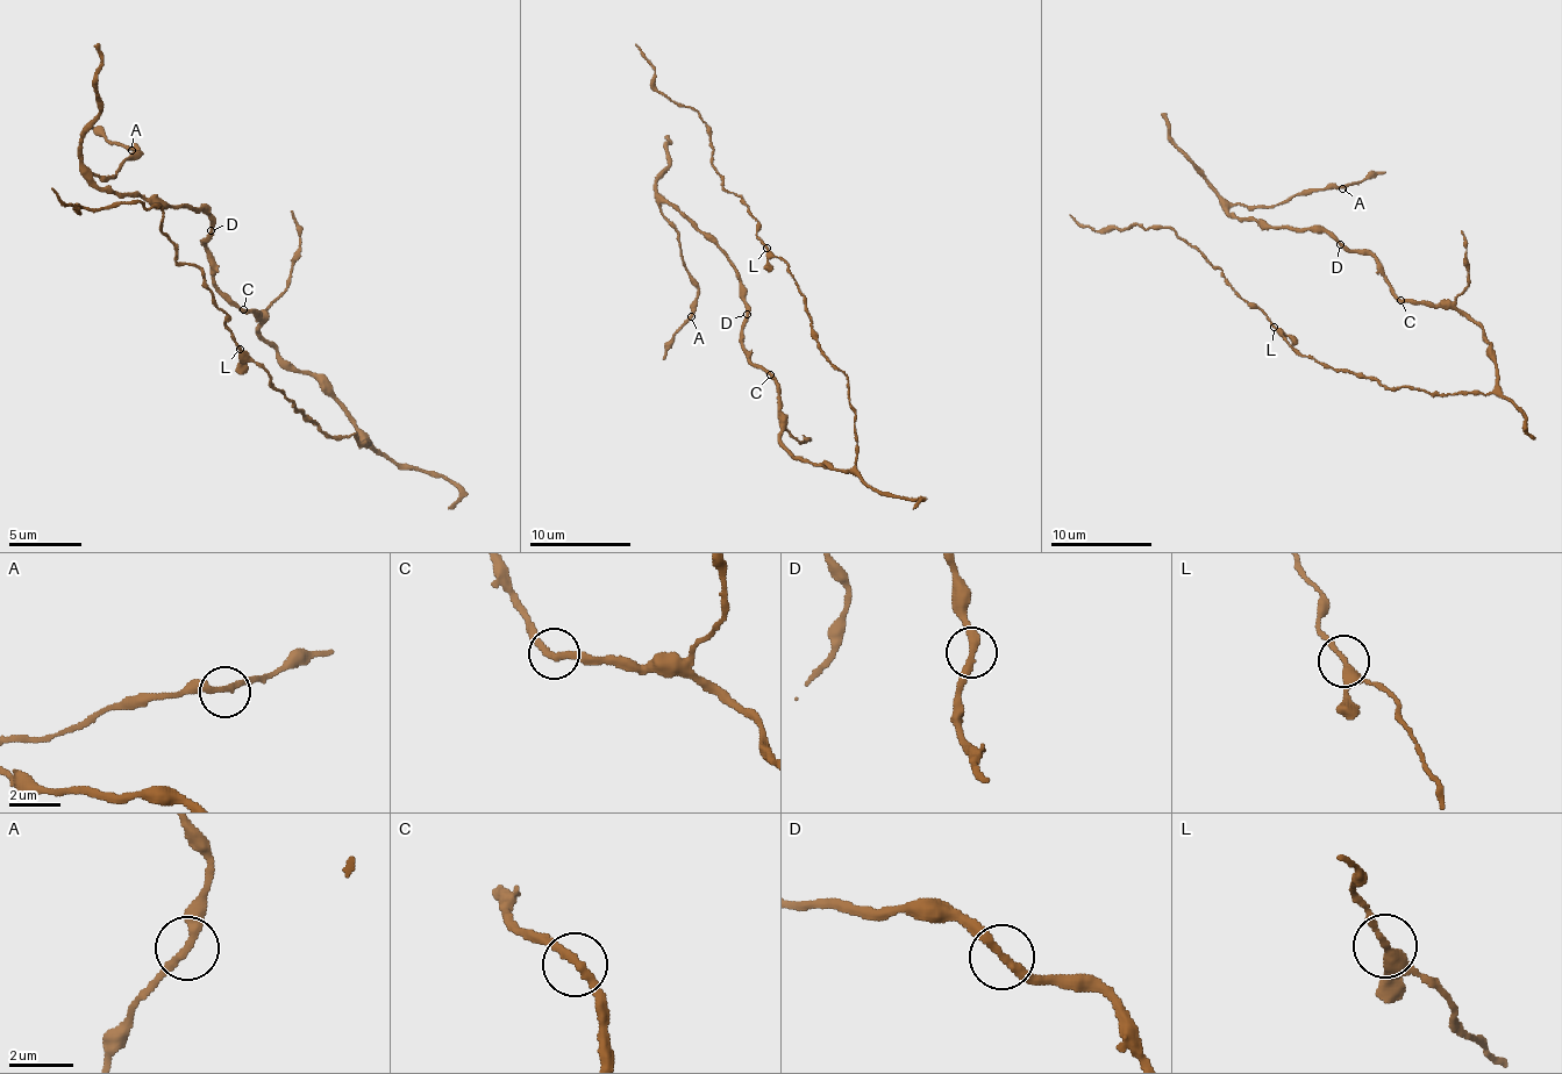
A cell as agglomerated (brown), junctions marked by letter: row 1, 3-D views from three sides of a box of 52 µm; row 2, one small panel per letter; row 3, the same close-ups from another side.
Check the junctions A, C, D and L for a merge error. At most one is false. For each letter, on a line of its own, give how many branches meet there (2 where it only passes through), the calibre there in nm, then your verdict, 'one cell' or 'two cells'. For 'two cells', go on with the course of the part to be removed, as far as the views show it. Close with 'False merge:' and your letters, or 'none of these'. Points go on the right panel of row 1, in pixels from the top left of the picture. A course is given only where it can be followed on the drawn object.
A: 2 | 280 nm | one cell
C: 2 | 260 nm | one cell
D: 2 | 280 nm | one cell
L: 2 | 300 nm | one cell
False merge: none of these

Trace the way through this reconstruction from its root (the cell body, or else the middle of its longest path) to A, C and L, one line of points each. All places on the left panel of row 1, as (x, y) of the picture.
A: (342, 408), (219, 288), (204, 212), (152, 208), (87, 179), (91, 172), (116, 176), (138, 150), (132, 150)
C: (342, 408), (309, 376), (301, 376), (258, 331), (258, 321), (243, 309)
L: (342, 408), (368, 444), (359, 444), (352, 434), (330, 437), (240, 350)

